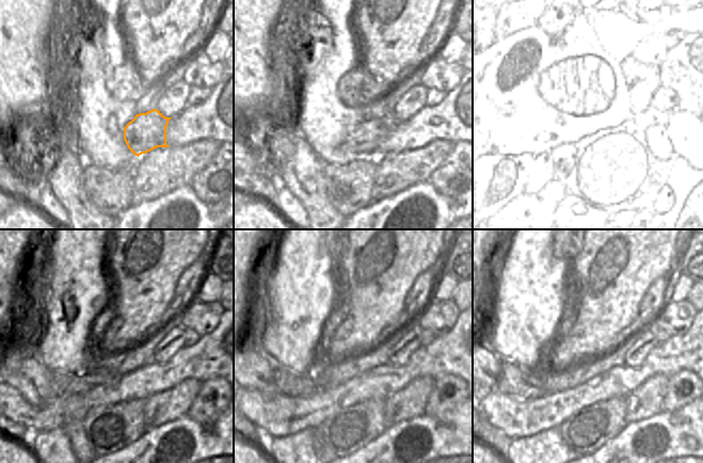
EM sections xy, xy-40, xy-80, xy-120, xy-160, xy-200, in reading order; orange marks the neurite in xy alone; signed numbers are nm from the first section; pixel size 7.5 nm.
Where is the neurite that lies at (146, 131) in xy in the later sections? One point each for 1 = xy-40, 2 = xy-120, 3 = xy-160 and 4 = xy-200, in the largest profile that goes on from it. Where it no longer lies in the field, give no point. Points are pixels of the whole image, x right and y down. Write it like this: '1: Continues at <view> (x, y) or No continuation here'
1: Continues at xy-40 (364, 140)
2: Continues at xy-120 (89, 381)
3: Continues at xy-160 (292, 384)
4: Continues at xy-200 (514, 381)

